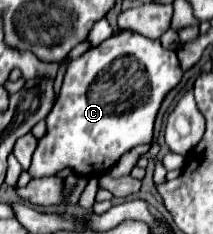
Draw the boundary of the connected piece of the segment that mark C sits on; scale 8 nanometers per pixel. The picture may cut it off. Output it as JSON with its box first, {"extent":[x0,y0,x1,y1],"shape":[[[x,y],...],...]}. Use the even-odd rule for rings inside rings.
{"extent":[28,30,182,178],"shape":[[[132,30],[114,32],[100,46],[86,50],[76,62],[72,62],[64,74],[60,98],[46,116],[48,134],[38,140],[36,156],[32,158],[32,168],[28,170],[32,178],[54,176],[62,168],[72,168],[78,176],[106,174],[120,156],[134,146],[152,144],[154,140],[154,120],[160,106],[170,90],[182,82],[182,68],[176,50],[168,50],[160,40],[150,40]]]}

